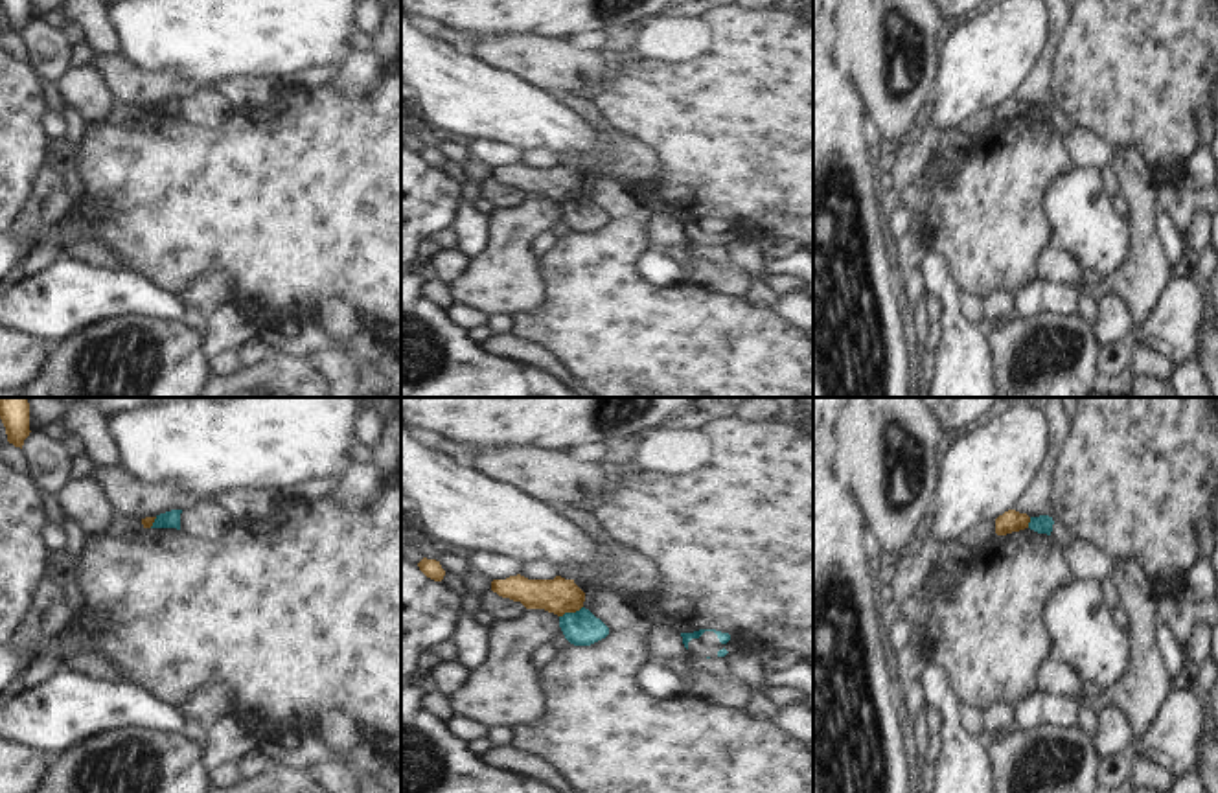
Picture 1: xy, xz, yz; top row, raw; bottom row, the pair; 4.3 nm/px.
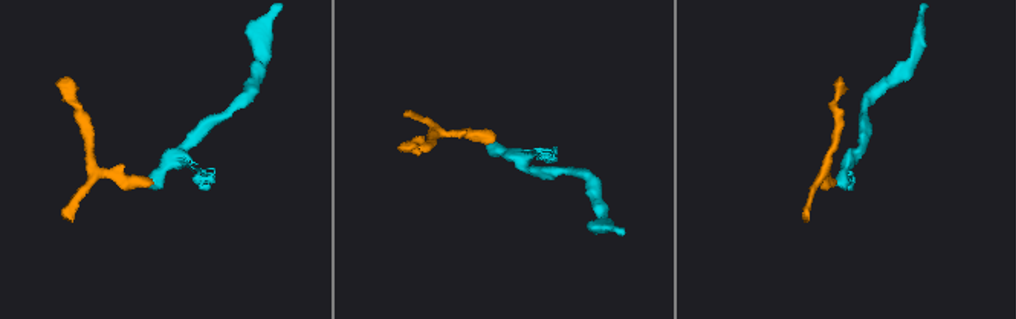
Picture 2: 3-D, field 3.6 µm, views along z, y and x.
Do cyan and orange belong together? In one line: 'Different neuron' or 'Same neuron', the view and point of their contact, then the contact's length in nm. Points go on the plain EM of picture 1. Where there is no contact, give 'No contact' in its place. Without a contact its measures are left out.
Different neuron. Touches cyan at xz (571, 201). Shared border 120 nm

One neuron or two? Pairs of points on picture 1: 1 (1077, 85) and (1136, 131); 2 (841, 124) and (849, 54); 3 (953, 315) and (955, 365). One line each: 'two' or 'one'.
1: one
2: two
3: one

